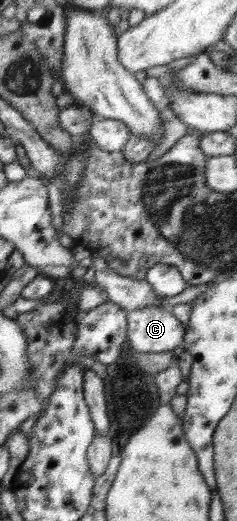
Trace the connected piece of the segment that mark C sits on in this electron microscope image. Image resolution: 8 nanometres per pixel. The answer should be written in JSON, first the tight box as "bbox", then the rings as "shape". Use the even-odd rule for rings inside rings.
{"bbox":[127,307,187,353],"shape":[[[165,307],[128,312],[127,345],[135,352],[161,353],[181,345],[187,327]]]}

